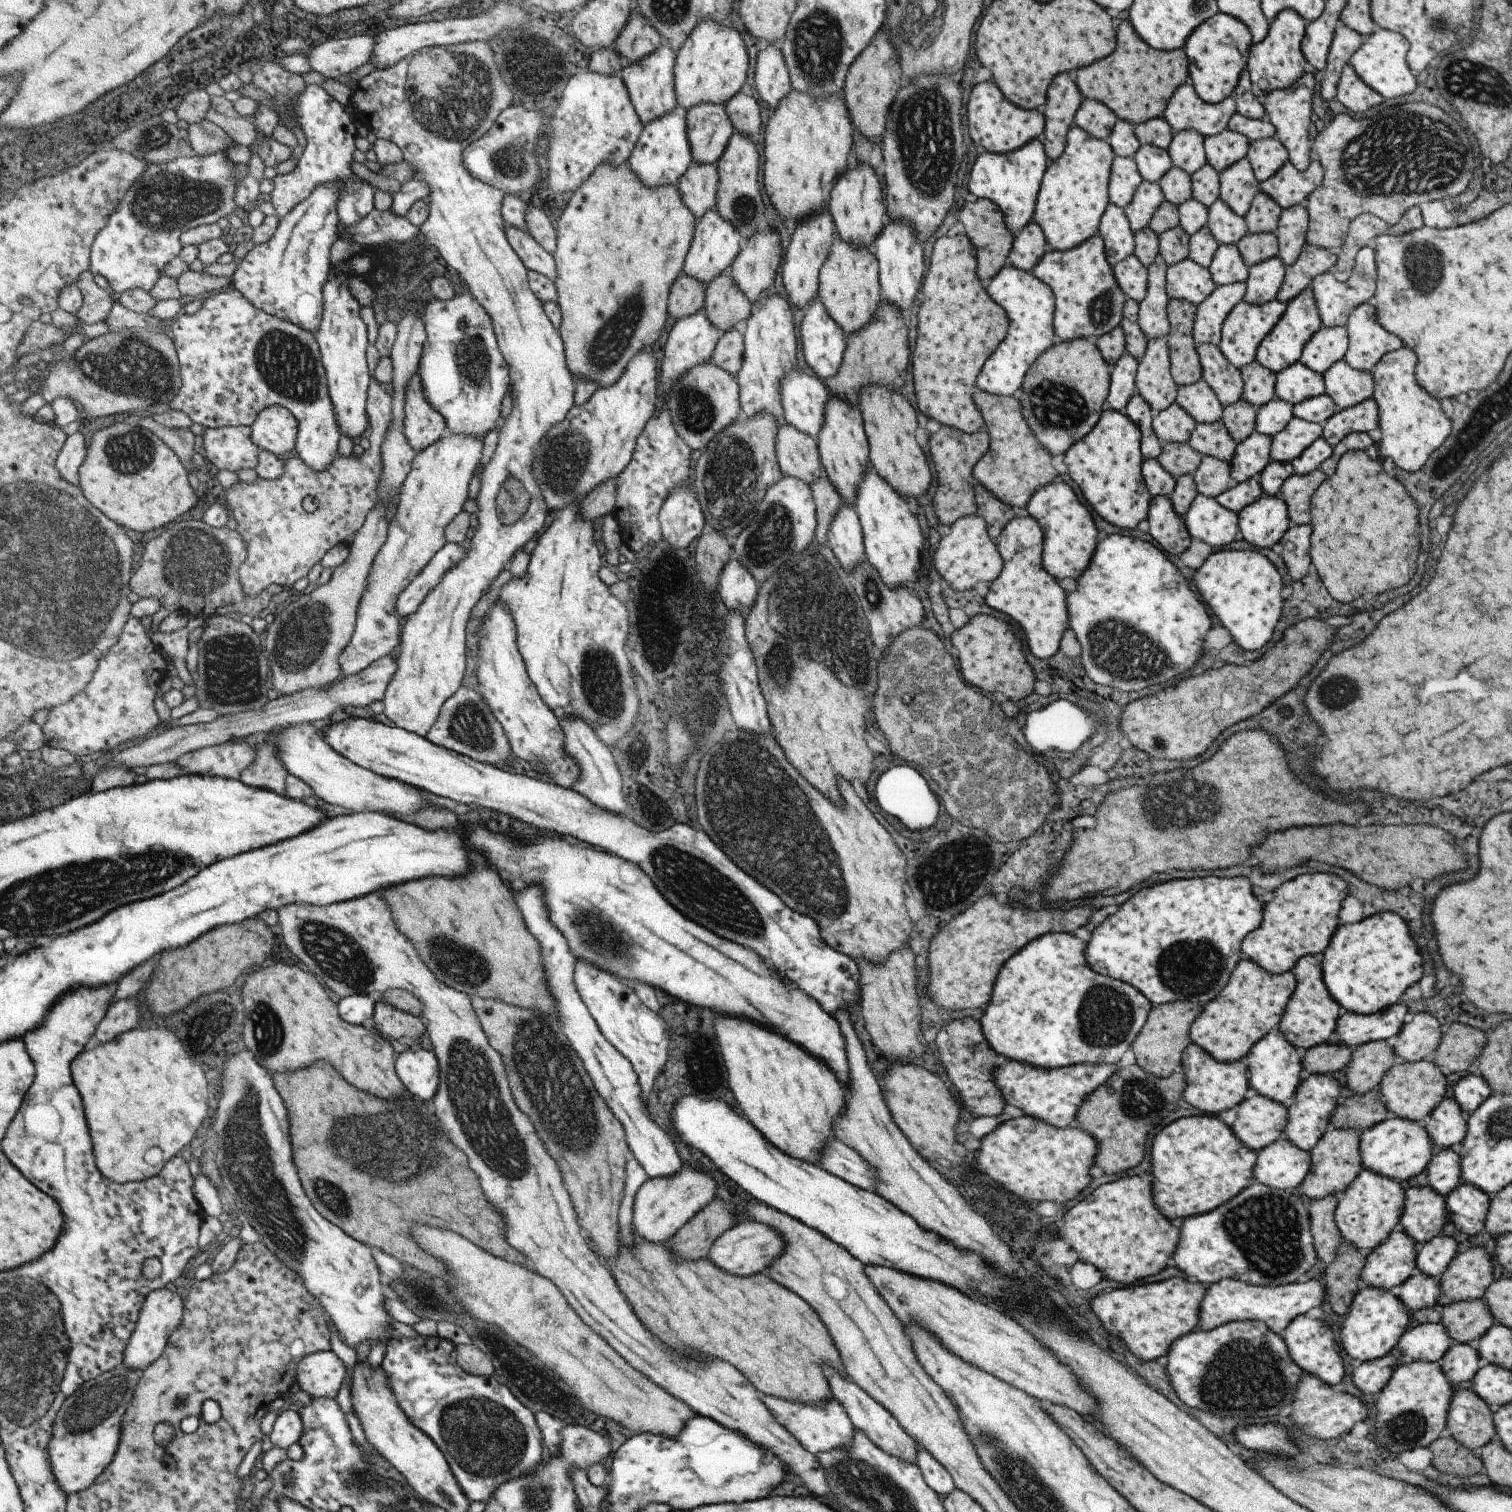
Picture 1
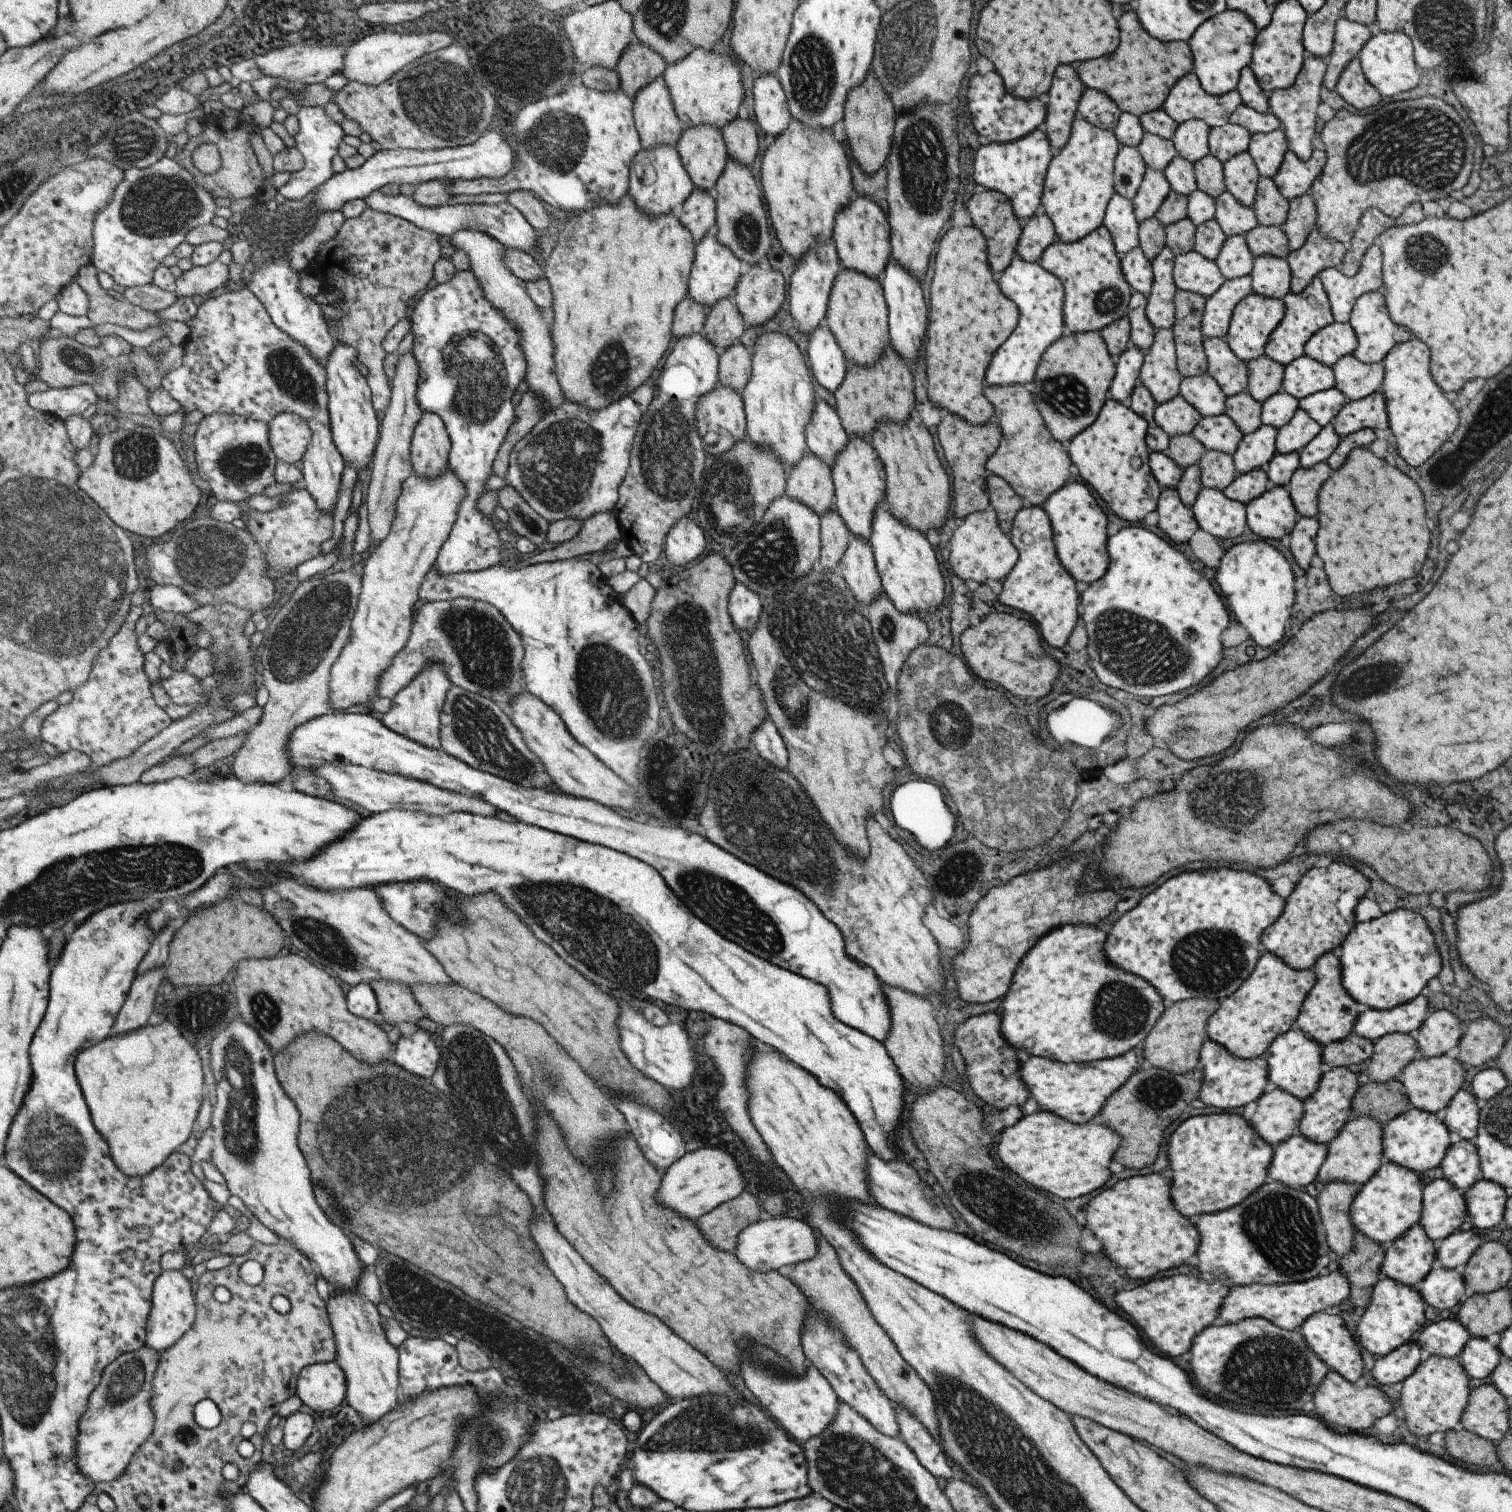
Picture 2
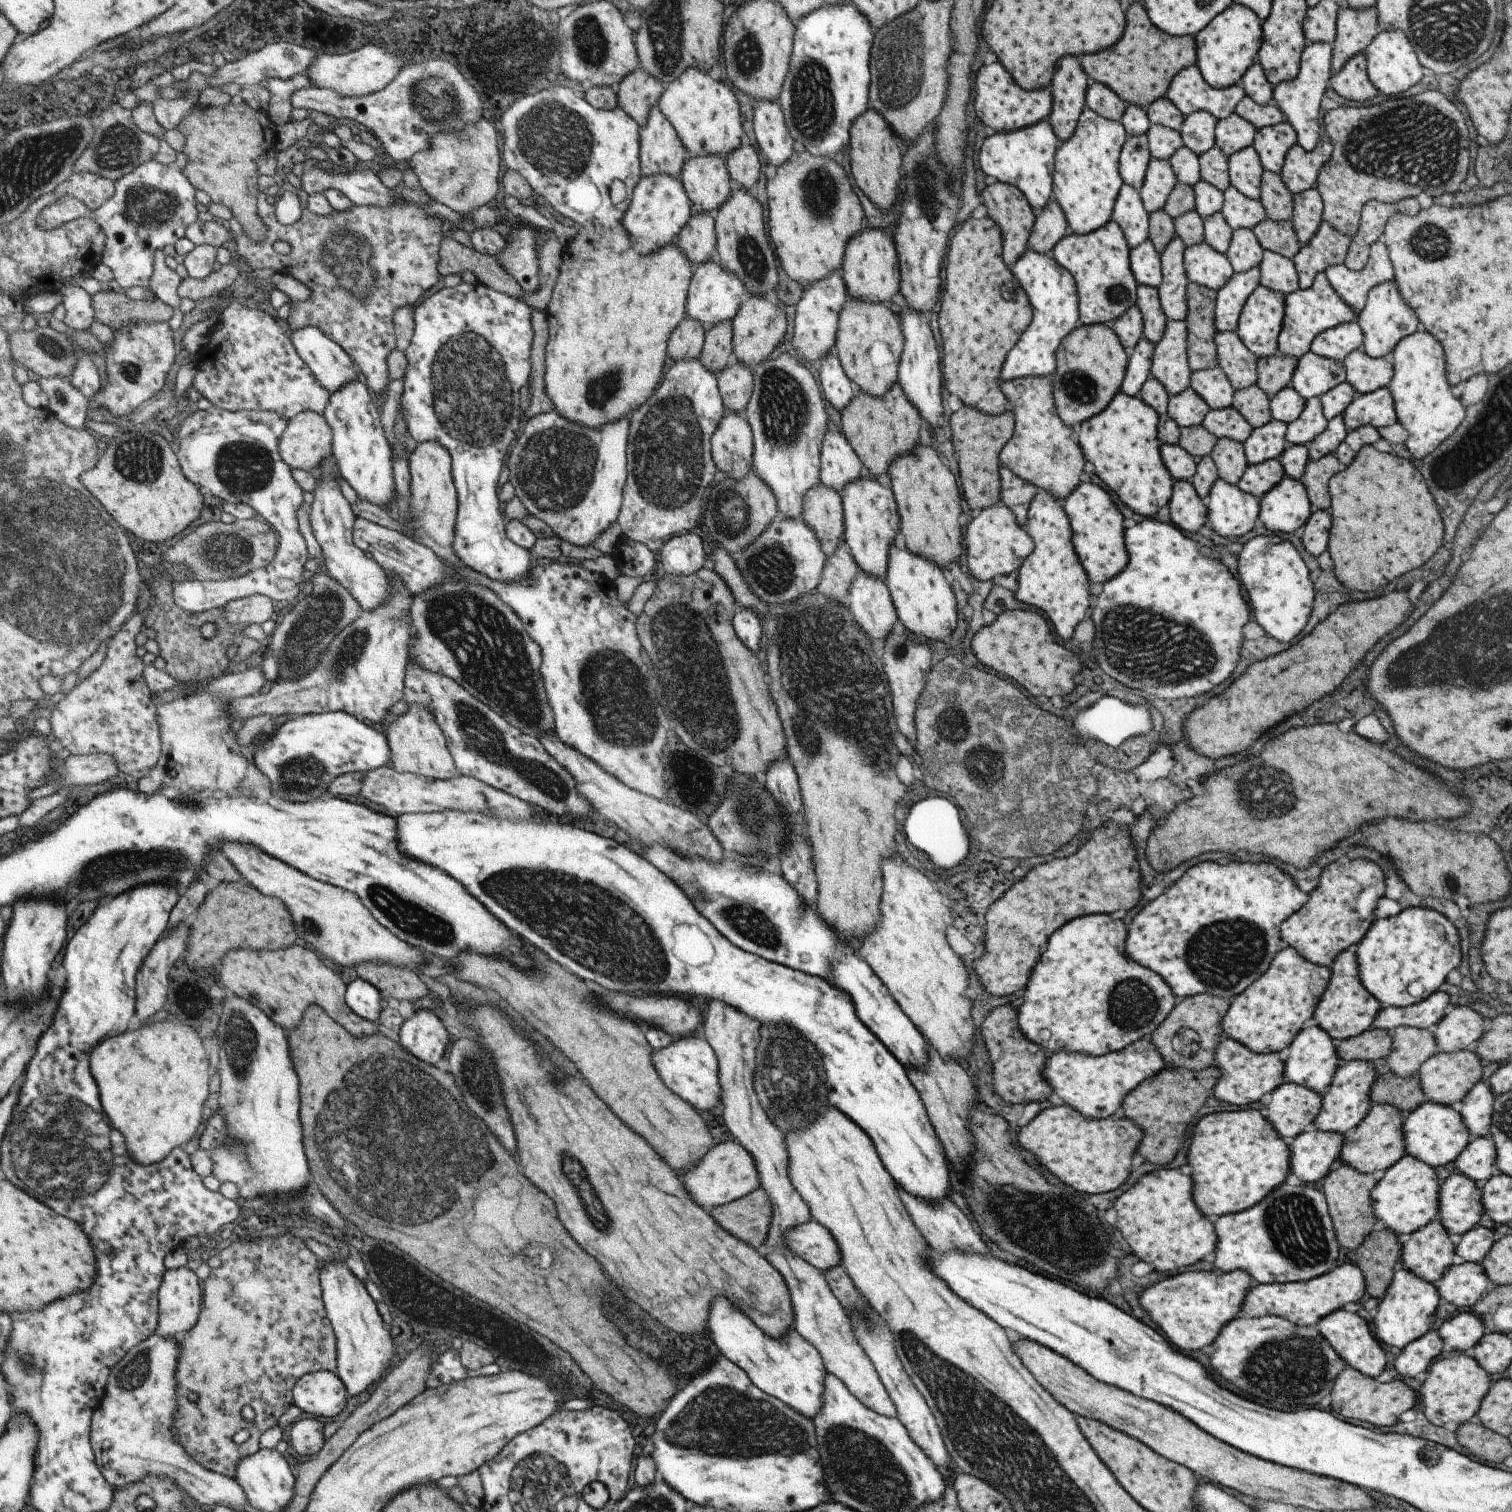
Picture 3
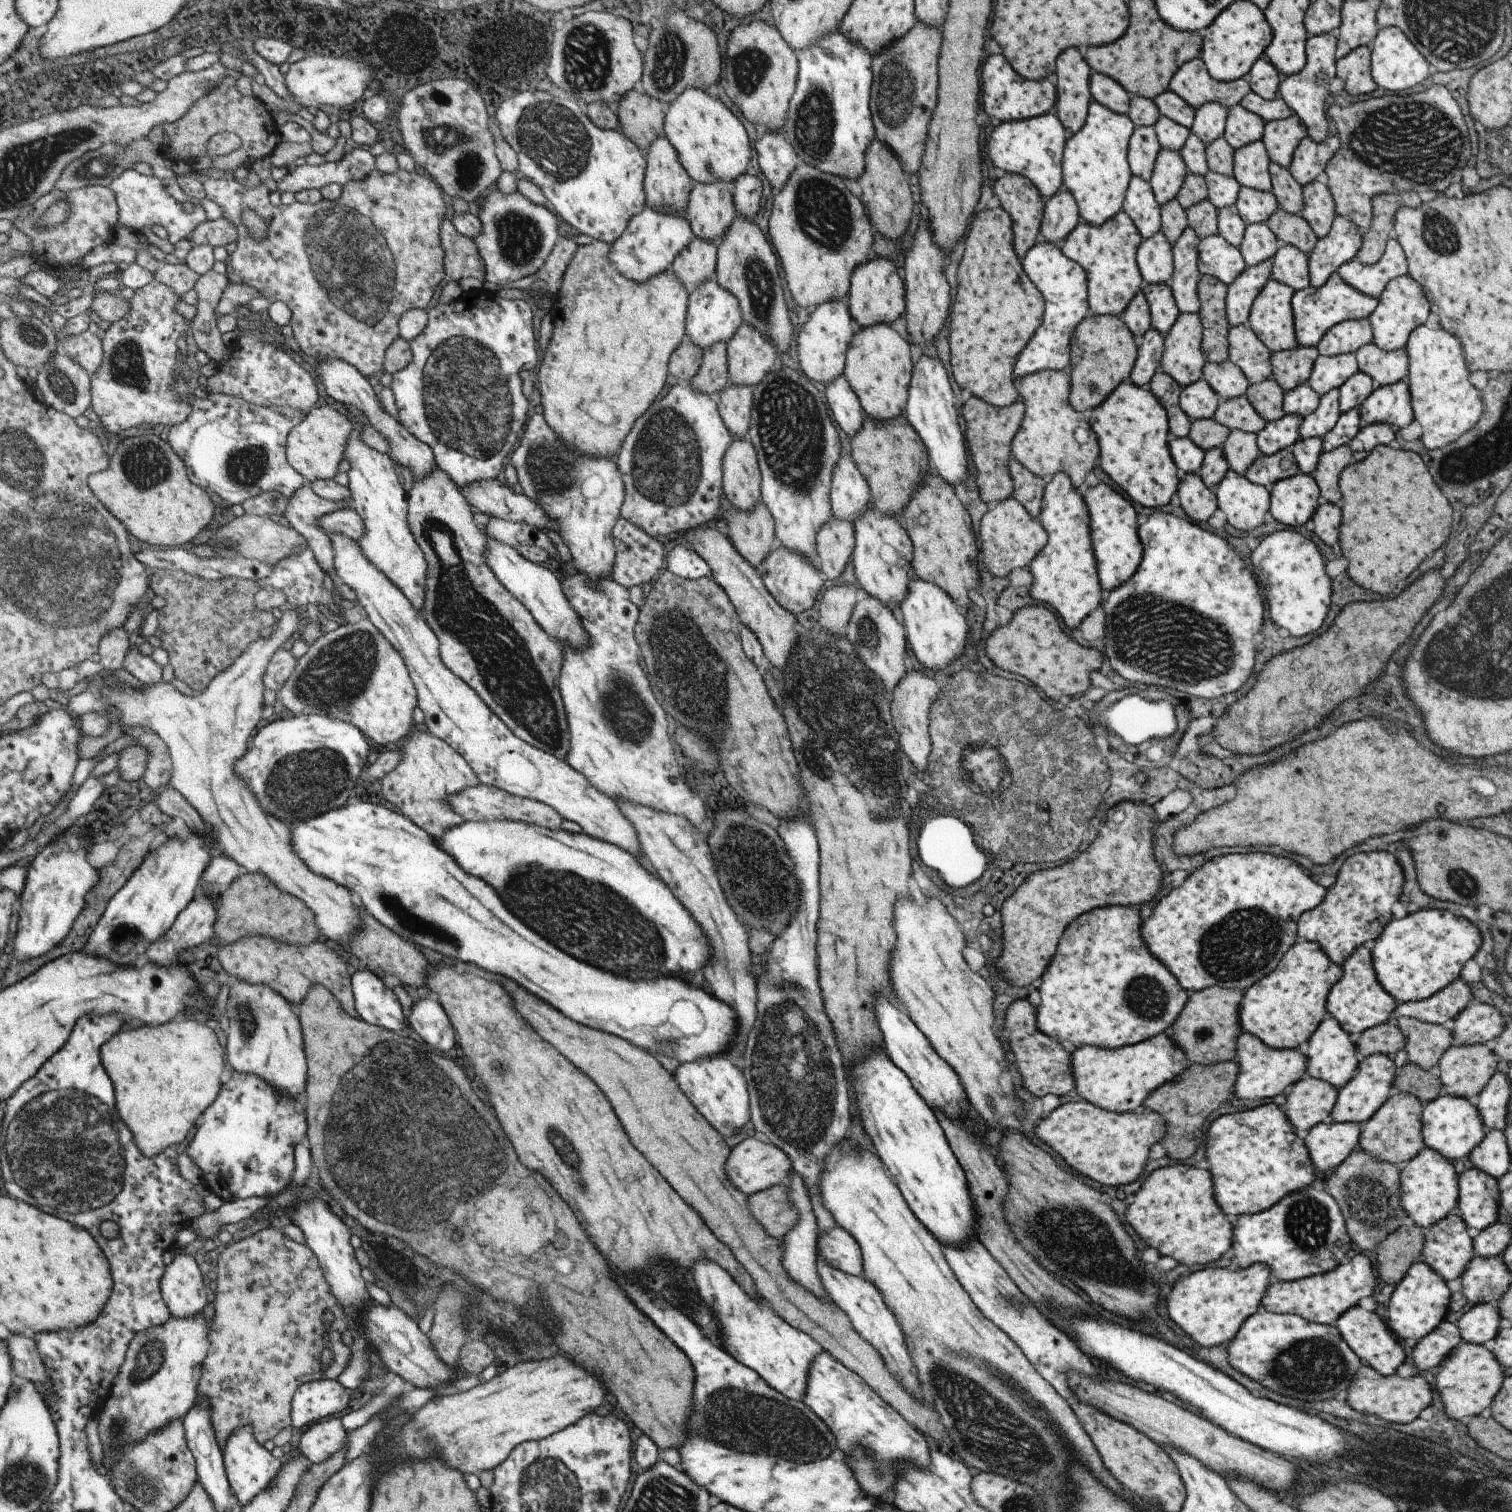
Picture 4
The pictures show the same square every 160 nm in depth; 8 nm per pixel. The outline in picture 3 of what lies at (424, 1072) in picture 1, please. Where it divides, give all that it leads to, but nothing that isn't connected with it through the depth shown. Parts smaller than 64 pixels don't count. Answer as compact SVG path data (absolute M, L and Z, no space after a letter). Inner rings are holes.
M427 1008L415 1011L410 1019L402 1026L400 1043L411 1054L429 1064L437 1064L447 1046L449 1032L441 1018Z

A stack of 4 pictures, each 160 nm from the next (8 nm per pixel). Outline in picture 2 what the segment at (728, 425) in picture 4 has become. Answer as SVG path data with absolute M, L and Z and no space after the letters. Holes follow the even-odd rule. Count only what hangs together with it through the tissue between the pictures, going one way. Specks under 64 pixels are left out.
M739 343L731 345L718 355L718 385L739 392L750 376L750 350Z

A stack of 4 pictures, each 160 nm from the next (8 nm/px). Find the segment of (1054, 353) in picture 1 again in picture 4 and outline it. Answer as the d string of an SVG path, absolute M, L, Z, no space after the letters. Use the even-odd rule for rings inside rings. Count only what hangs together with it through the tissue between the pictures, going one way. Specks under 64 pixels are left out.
M1087 315L1076 327L1071 335L1071 340L1069 343L1069 354L1070 354L1070 364L1073 366L1073 369L1070 372L1070 391L1068 394L1068 403L1079 412L1087 410L1087 408L1096 407L1098 404L1101 404L1103 400L1106 399L1106 396L1110 394L1111 391L1119 384L1125 380L1128 380L1131 369L1134 365L1134 360L1136 359L1136 344L1133 340L1133 335L1128 331L1127 325L1118 317L1118 315Z

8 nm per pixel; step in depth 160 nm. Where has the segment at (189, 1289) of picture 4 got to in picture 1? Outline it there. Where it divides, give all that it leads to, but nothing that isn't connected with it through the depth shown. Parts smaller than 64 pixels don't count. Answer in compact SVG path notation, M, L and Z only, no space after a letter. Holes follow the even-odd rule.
M172 1286L160 1288L151 1292L146 1298L146 1302L142 1306L138 1327L127 1345L123 1365L142 1371L163 1356L170 1343L170 1338L182 1323L186 1311L185 1300L174 1290L175 1288Z

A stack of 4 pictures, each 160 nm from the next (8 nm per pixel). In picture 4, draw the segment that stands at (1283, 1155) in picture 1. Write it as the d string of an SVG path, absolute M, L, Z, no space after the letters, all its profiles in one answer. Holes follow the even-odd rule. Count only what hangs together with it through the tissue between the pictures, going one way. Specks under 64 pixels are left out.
M1329 1120L1308 1130L1302 1141L1317 1173L1325 1175L1357 1149L1359 1135L1359 1123Z

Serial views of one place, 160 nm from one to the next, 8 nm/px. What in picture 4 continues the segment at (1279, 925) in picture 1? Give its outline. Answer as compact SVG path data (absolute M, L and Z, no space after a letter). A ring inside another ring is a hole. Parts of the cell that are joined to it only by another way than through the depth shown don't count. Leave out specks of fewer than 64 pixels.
M1370 851L1347 857L1323 900L1297 919L1297 939L1317 943L1332 963L1341 965L1358 946L1375 940L1393 918L1392 904L1400 899L1403 883L1402 868L1390 852Z

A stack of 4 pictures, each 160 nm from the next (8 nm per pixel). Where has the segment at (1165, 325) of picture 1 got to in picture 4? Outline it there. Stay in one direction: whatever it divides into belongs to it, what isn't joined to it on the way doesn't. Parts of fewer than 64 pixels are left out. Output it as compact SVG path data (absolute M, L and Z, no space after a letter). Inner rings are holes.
M1187 226L1172 244L1173 272L1167 285L1180 313L1197 313L1200 307L1196 293L1201 275L1196 265L1199 241L1195 231Z

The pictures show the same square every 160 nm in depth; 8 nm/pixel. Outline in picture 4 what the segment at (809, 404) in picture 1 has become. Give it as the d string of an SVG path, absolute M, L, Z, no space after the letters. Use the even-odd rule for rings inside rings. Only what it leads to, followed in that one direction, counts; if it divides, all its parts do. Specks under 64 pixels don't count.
M843 452L830 476L829 496L832 516L848 523L853 523L871 504L866 480L851 458Z

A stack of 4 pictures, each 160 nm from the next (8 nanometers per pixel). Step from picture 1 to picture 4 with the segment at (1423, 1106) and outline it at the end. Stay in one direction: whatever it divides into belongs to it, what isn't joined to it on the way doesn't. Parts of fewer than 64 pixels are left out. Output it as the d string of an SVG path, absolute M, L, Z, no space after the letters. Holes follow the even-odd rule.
M1452 1044L1440 1058L1435 1072L1439 1077L1442 1084L1443 1091L1447 1095L1466 1098L1470 1103L1475 1102L1479 1092L1487 1084L1487 1081L1497 1072L1498 1058L1491 1050L1489 1045L1474 1044L1474 1045L1461 1045Z

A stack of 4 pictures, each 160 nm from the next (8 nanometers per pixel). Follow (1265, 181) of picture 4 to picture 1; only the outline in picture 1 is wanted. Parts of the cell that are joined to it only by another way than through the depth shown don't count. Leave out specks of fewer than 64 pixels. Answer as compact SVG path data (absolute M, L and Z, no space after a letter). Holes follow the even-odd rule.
M1246 157L1240 158L1219 172L1218 181L1218 198L1227 204L1235 214L1244 217L1252 198L1259 190L1259 183L1255 180Z

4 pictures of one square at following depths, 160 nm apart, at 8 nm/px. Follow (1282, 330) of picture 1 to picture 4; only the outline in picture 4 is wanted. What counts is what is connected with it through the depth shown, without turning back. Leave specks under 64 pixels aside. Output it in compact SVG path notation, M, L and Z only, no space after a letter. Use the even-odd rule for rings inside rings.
M1333 271L1323 286L1313 288L1309 285L1300 291L1294 291L1290 305L1294 322L1294 335L1298 345L1315 347L1323 333L1334 324L1347 319L1368 317L1377 306L1378 299L1356 291L1345 284L1343 279Z

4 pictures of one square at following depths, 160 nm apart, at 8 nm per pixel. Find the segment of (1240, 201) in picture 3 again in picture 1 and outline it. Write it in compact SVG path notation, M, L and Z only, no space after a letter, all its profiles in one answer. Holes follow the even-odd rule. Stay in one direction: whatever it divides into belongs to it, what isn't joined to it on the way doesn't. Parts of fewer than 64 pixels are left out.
M1219 198L1208 206L1206 225L1219 245L1235 245L1248 232L1244 217L1235 214Z

